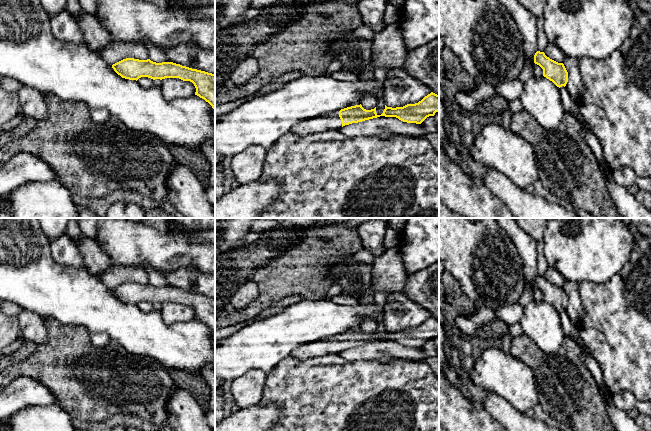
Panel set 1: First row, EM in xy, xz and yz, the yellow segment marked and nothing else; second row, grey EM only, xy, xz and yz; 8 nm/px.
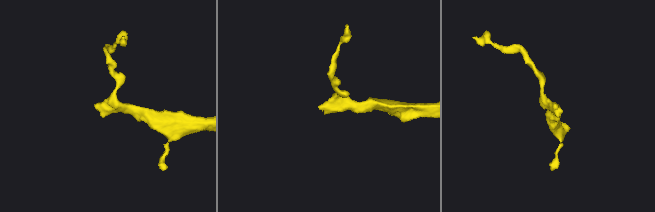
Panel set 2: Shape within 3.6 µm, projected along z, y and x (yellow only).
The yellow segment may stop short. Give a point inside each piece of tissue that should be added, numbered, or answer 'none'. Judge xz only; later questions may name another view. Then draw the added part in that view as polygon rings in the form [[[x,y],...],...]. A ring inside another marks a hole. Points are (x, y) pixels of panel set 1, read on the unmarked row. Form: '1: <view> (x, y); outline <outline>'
1: xz (331, 345); outline [[[335,335],[320,341],[302,344],[292,351],[291,356],[299,360],[306,360],[326,354],[340,354],[341,351],[339,335]]]

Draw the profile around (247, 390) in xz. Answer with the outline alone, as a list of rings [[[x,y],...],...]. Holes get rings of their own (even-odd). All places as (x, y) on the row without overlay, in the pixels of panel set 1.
[[[250,369],[233,380],[230,392],[238,408],[246,408],[261,403],[267,374],[258,369]]]

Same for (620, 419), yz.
[[[604,386],[601,388],[601,392],[604,393],[602,401],[607,415],[616,431],[645,431],[643,428],[637,425],[635,419],[631,418],[627,412],[619,409],[615,405],[609,388]]]

